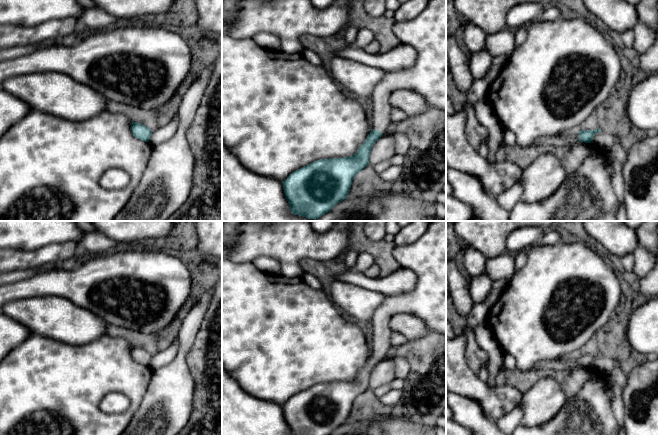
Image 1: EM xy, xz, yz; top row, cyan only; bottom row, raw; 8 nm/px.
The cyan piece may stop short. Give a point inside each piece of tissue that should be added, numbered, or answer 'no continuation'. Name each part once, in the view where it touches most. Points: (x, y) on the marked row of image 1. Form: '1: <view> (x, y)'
1: xz (426, 33)

